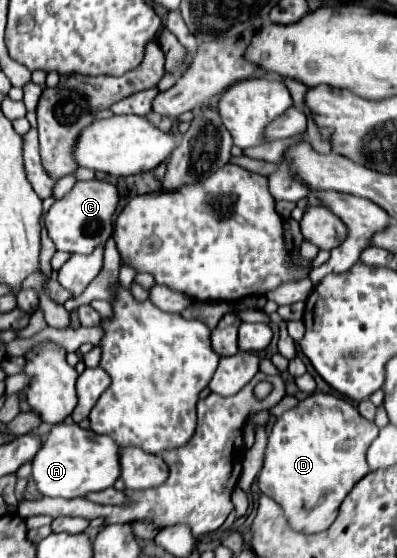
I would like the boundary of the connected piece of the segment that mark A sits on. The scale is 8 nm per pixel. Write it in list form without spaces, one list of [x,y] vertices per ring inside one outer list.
[[[56,424],[32,462],[32,478],[42,496],[78,498],[114,486],[120,478],[118,444],[110,436],[100,436],[76,424]]]

